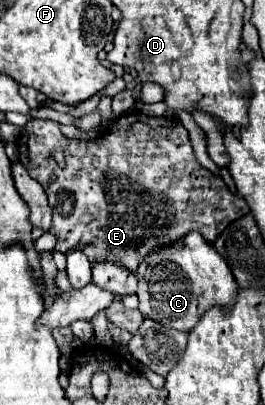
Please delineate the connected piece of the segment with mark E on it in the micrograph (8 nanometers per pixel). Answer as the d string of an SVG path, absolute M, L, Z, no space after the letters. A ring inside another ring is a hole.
M133 111L117 119L105 135L93 141L67 139L59 131L59 123L31 119L17 139L17 153L29 175L37 179L49 195L53 209L49 231L57 237L55 251L69 253L81 249L93 265L97 261L109 261L135 273L151 251L181 241L189 231L199 231L207 243L213 243L229 223L249 213L249 205L243 197L233 195L221 177L215 177L199 165L187 129L165 117L147 117L141 111ZM55 149L65 153L63 167L51 157Z

